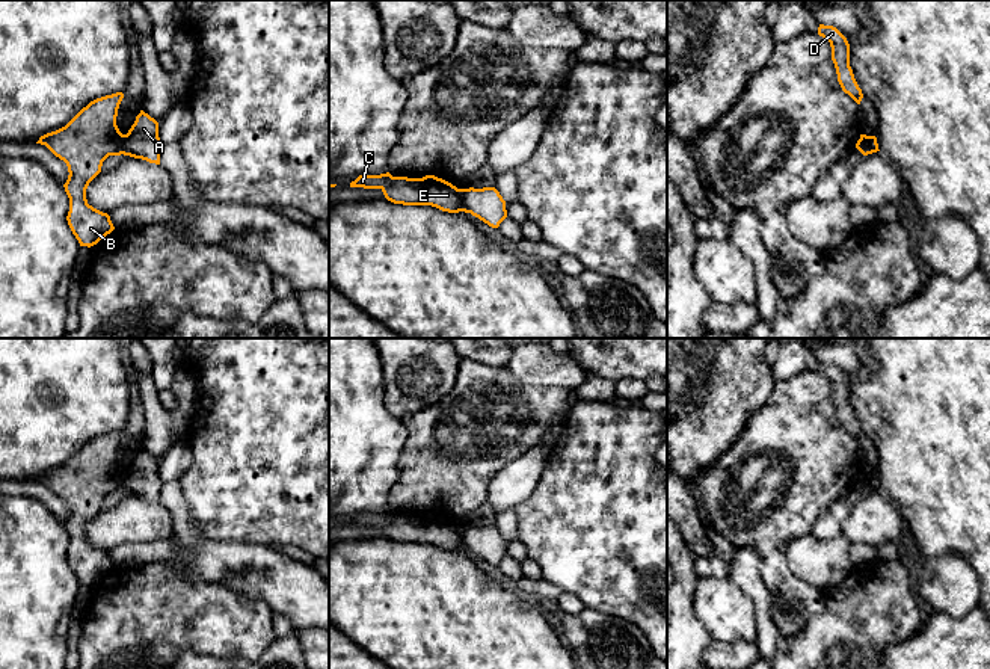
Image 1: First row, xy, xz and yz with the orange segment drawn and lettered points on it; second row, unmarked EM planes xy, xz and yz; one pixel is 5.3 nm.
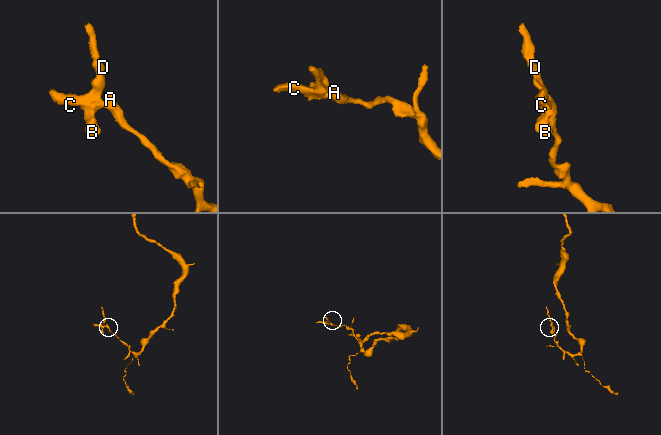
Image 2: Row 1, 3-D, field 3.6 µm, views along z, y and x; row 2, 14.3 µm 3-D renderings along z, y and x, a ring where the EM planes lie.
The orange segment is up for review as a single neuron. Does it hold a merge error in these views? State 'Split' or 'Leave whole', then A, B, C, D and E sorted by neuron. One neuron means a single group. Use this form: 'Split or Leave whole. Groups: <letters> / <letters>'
Split. Groups: A / B C D E

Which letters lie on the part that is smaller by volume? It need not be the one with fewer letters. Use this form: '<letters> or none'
B, C, D, E

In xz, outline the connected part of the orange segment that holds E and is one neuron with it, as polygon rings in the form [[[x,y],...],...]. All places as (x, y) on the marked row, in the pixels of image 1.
[[[359,175],[350,187],[380,189],[385,198],[403,205],[432,205],[442,211],[463,211],[460,189],[435,175],[423,178],[380,175]]]

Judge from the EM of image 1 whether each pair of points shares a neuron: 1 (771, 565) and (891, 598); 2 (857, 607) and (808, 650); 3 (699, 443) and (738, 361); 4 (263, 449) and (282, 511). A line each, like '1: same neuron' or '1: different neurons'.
1: different neurons
2: same neuron
3: same neuron
4: same neuron

